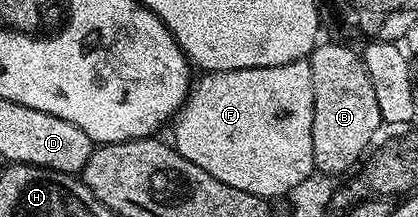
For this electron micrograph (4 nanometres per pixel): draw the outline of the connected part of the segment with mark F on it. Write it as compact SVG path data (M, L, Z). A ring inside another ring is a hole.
M309 59L287 65L260 68L209 71L191 85L186 102L174 120L174 139L178 154L202 168L214 179L240 191L252 192L267 200L287 195L312 174L312 115L315 112L315 89Z

